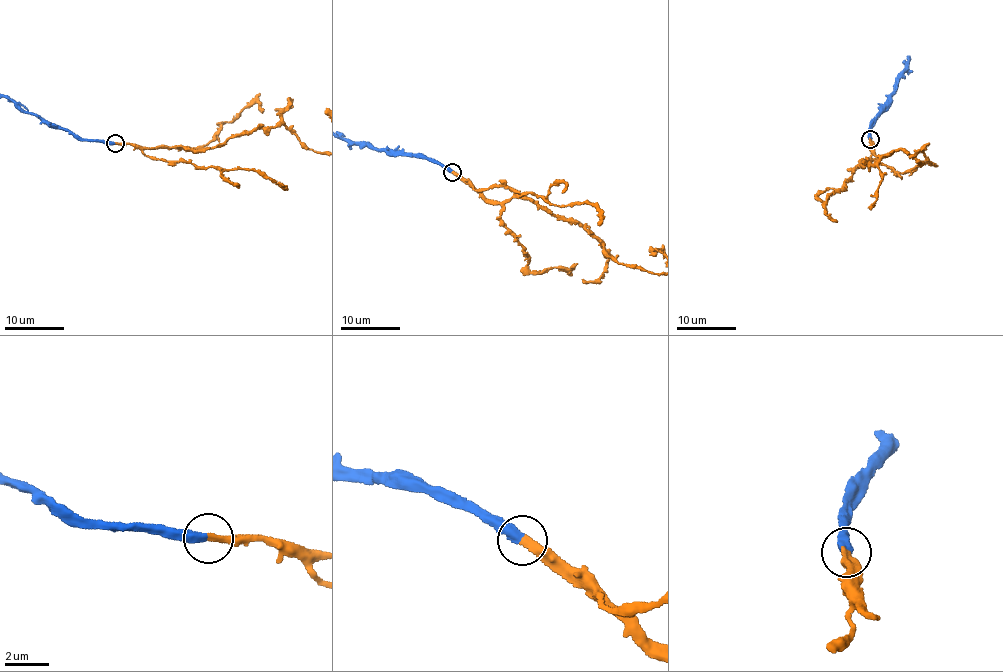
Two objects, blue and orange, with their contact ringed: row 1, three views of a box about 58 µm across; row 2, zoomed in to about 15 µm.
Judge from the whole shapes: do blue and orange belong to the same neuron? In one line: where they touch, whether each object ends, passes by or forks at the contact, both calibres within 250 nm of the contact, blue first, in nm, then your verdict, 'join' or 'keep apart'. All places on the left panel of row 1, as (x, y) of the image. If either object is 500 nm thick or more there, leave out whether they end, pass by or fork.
place (115, 143); blue ends; orange ends; calibres 440 and 320 nm; join

